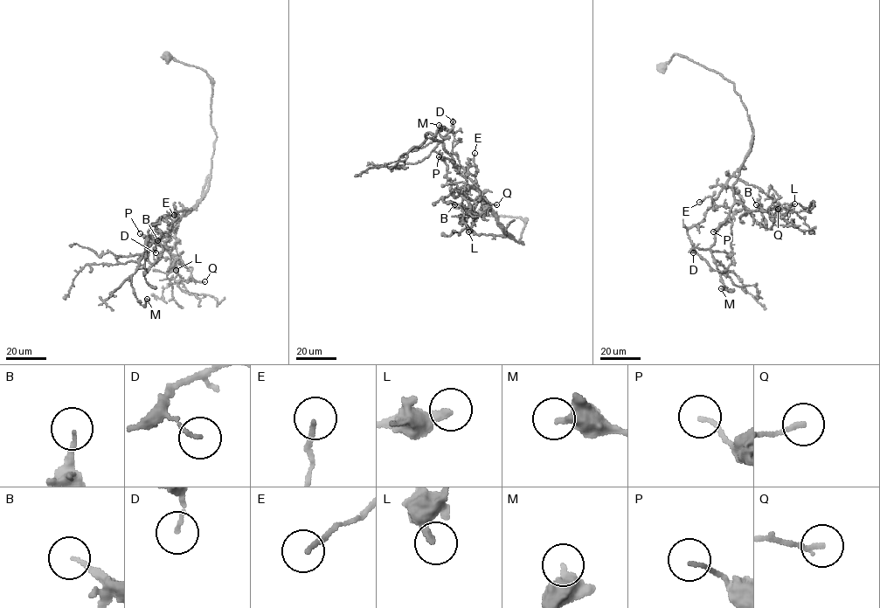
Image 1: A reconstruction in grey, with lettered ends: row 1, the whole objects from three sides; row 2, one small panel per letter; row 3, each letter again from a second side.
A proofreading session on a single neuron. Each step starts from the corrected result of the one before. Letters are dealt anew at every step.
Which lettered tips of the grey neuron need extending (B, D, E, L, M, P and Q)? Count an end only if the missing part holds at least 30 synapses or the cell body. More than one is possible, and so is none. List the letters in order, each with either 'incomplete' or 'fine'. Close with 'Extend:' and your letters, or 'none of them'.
B: fine
D: fine
E: fine
L: fine
M: fine
P: fine
Q: fine
Extend: none of them

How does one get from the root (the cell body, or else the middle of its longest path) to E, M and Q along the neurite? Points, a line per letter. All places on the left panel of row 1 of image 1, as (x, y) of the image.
E: (167, 56), (206, 72), (212, 85), (211, 124), (217, 137), (202, 197), (168, 234), (174, 215)
M: (167, 56), (206, 72), (217, 137), (197, 205), (151, 243), (131, 276), (137, 300), (145, 306), (147, 299)
Q: (167, 56), (204, 69), (212, 85), (211, 173), (197, 205), (164, 243), (194, 280), (204, 281)

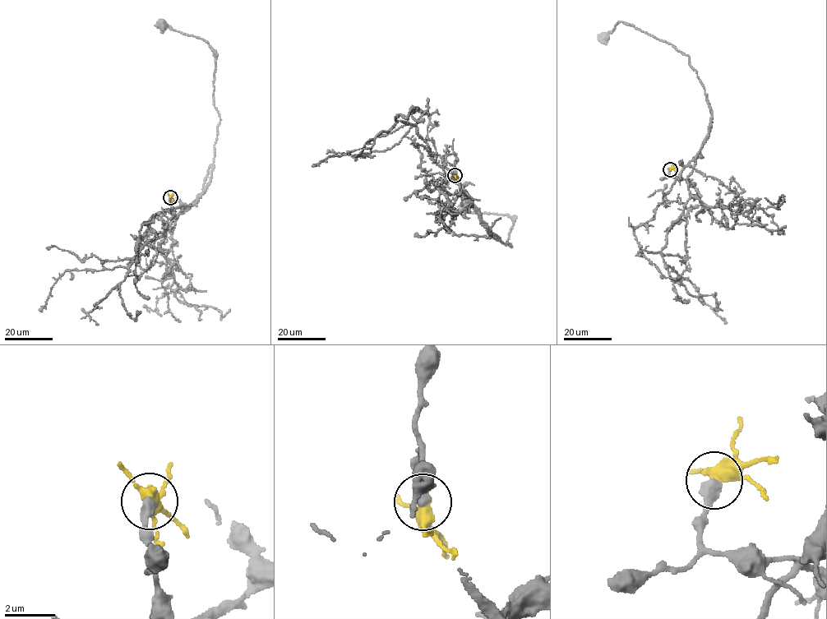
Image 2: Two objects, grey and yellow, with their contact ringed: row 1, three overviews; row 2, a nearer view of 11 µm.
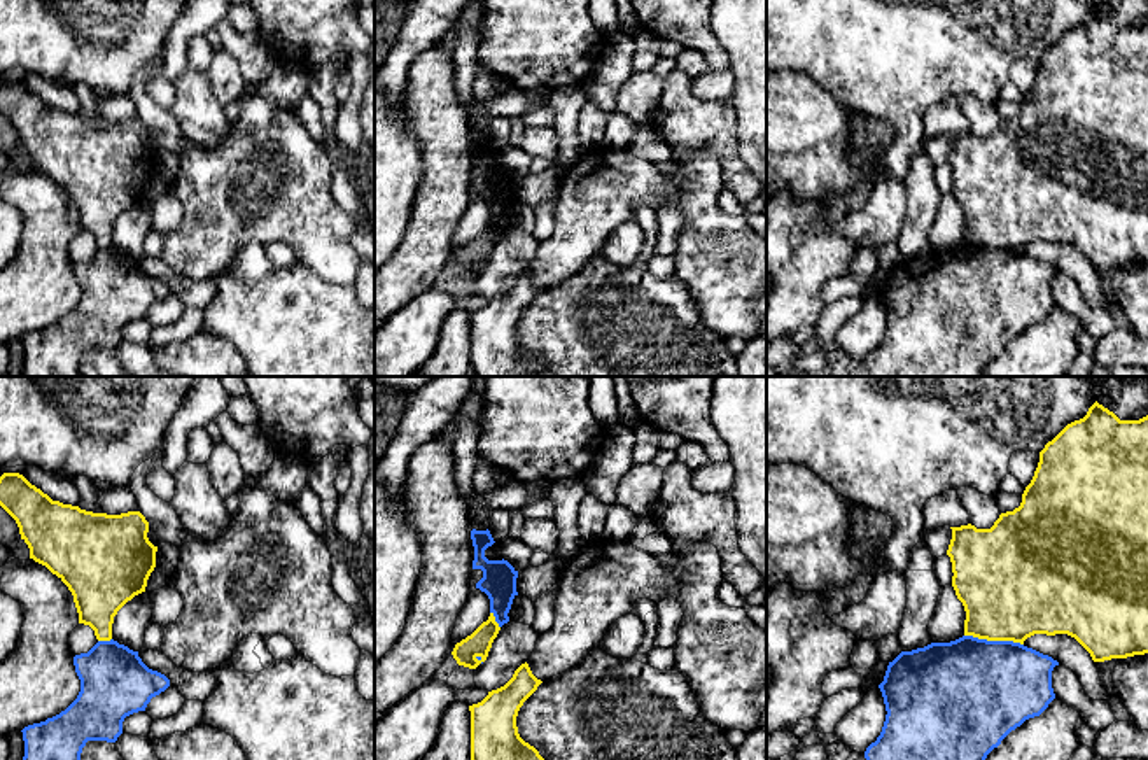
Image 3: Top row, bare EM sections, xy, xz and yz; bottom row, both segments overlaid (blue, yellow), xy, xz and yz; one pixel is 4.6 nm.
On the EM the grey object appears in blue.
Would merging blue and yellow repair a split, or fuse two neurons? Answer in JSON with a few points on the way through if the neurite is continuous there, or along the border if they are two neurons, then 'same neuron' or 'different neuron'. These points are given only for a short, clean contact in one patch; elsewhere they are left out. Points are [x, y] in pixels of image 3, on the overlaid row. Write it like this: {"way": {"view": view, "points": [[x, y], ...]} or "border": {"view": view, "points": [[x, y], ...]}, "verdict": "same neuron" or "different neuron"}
{"verdict": "different neuron"}

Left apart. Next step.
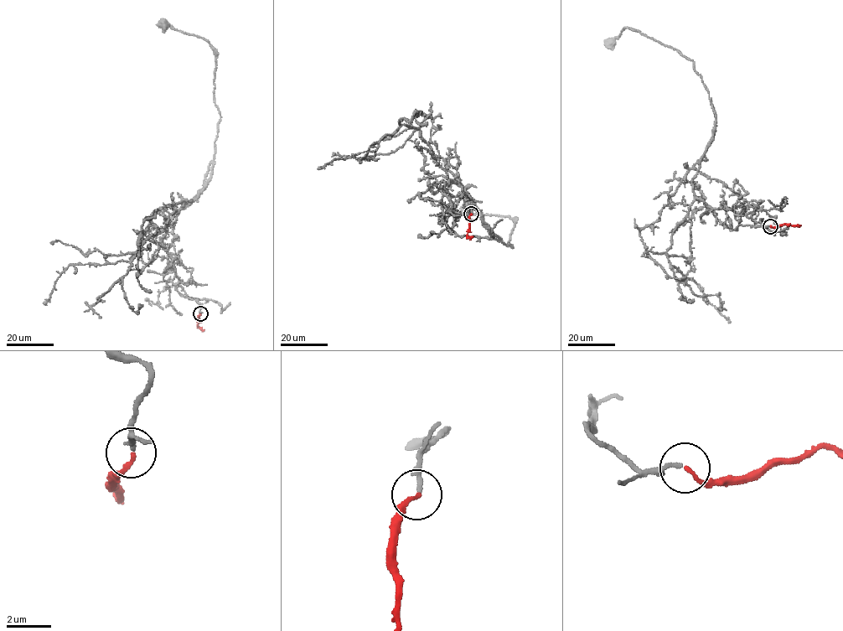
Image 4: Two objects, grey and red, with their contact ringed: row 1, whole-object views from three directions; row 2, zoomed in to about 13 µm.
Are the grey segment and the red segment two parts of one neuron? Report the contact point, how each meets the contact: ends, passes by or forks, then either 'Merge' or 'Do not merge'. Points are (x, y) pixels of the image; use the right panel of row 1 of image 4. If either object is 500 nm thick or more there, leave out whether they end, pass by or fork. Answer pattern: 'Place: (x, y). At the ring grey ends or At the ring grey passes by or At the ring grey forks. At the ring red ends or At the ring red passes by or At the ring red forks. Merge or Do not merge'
Place: (770, 226). At the ring grey ends. At the ring red ends. Merge

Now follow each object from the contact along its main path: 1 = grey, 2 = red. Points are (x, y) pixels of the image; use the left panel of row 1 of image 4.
1: (199, 313), (173, 282), (161, 240), (213, 159), (215, 51), (163, 23)
2: (199, 313), (198, 325), (200, 330)

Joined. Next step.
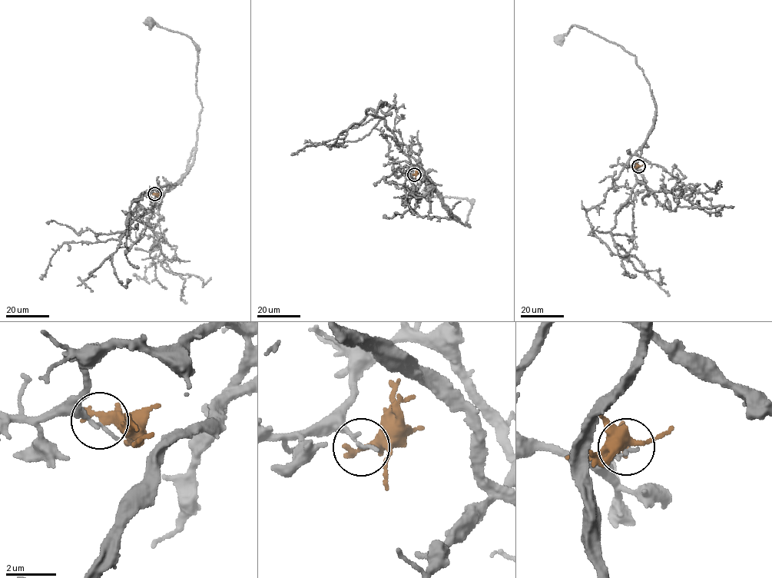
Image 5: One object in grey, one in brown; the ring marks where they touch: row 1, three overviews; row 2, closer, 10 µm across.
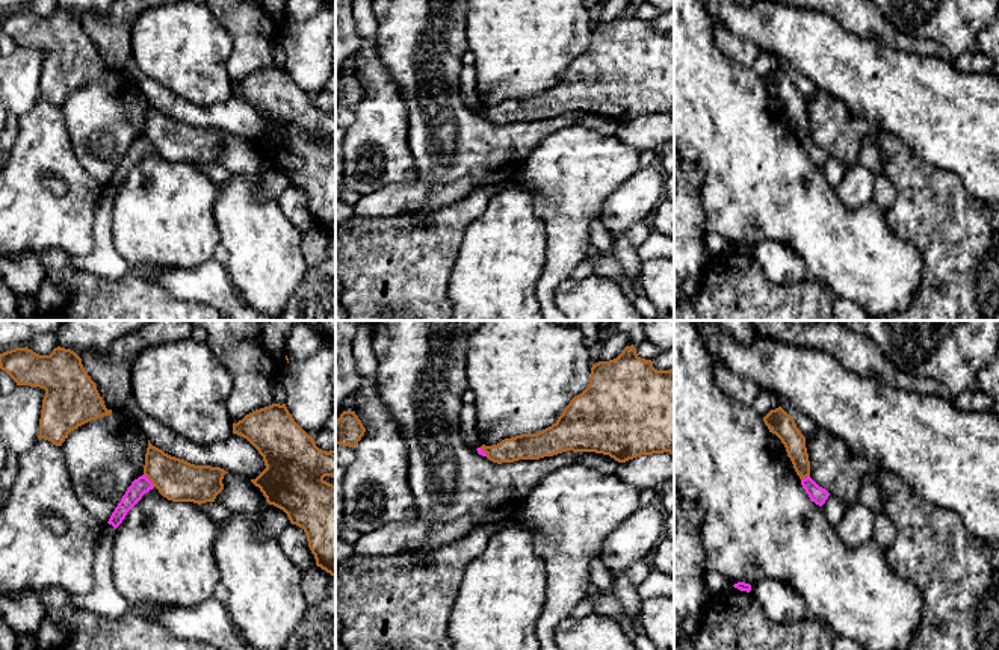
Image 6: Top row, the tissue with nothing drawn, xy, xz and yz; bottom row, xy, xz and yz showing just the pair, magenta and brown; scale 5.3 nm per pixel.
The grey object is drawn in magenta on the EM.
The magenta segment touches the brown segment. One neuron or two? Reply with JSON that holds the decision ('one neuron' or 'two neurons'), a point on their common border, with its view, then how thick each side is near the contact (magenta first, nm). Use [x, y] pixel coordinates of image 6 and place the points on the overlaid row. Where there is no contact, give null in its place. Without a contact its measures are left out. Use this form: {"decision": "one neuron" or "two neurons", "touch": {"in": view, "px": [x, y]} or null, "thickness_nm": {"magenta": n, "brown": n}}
{"decision": "two neurons", "touch": {"in": "xy", "px": [148, 479]}, "thickness_nm": {"magenta": 90, "brown": 220}}

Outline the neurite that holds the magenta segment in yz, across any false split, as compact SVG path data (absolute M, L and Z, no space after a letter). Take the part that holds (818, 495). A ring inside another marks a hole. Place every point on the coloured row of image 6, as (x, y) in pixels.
M810 476L801 479L801 485L809 494L810 500L819 506L822 506L830 496L830 493L819 487Z

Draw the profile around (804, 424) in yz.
M778 399L778 407L781 407L787 414L792 416L792 419L796 423L796 428L800 429L800 432L807 438L810 435L813 435L816 425L813 423L813 420L800 413L790 402L787 402L786 399Z

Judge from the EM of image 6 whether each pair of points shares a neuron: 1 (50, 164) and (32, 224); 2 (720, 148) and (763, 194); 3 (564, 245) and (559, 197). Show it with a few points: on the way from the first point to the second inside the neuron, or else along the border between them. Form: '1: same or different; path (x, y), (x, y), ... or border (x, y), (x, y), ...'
1: same; path (37, 174), (35, 207)
2: same; path (732, 157), (756, 182)
3: same; path (564, 233), (564, 209)

